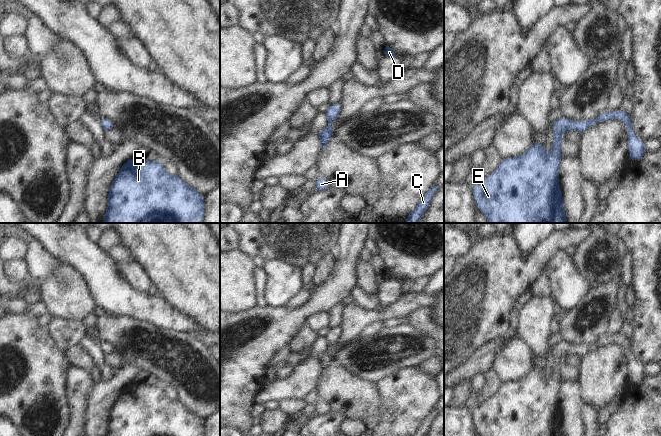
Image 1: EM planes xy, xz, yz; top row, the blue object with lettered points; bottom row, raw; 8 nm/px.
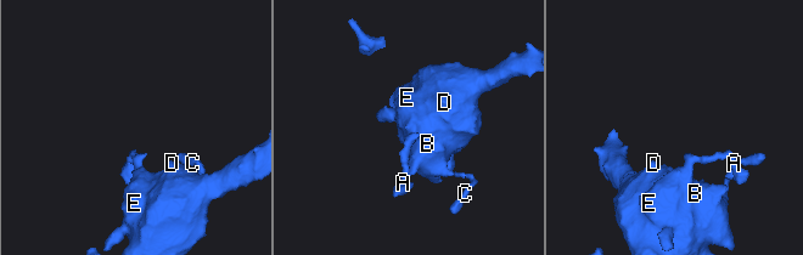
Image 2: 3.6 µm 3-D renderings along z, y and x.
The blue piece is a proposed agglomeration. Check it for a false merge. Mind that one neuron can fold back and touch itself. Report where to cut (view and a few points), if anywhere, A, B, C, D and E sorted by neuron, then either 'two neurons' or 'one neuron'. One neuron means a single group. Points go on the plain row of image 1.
no cut; A B C D E; one neuron

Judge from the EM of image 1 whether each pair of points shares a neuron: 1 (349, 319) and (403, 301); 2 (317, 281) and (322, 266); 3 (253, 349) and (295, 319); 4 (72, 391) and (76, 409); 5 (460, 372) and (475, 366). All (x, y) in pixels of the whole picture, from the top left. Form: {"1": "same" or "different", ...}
{"1": "same", "2": "same", "3": "same", "4": "same", "5": "same"}

